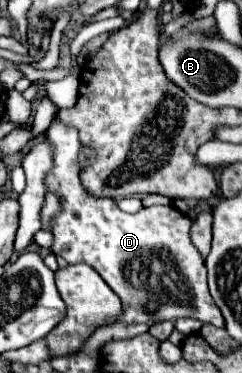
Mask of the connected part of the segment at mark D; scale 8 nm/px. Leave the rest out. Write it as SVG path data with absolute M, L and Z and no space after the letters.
M61 108L47 130L55 144L55 166L45 184L63 198L63 212L53 220L53 252L69 264L89 264L121 298L123 310L115 322L123 324L157 324L177 318L197 318L201 322L225 328L225 320L207 288L205 260L189 238L191 220L173 206L141 208L135 214L121 212L115 200L89 196L79 182L79 130L59 120Z

